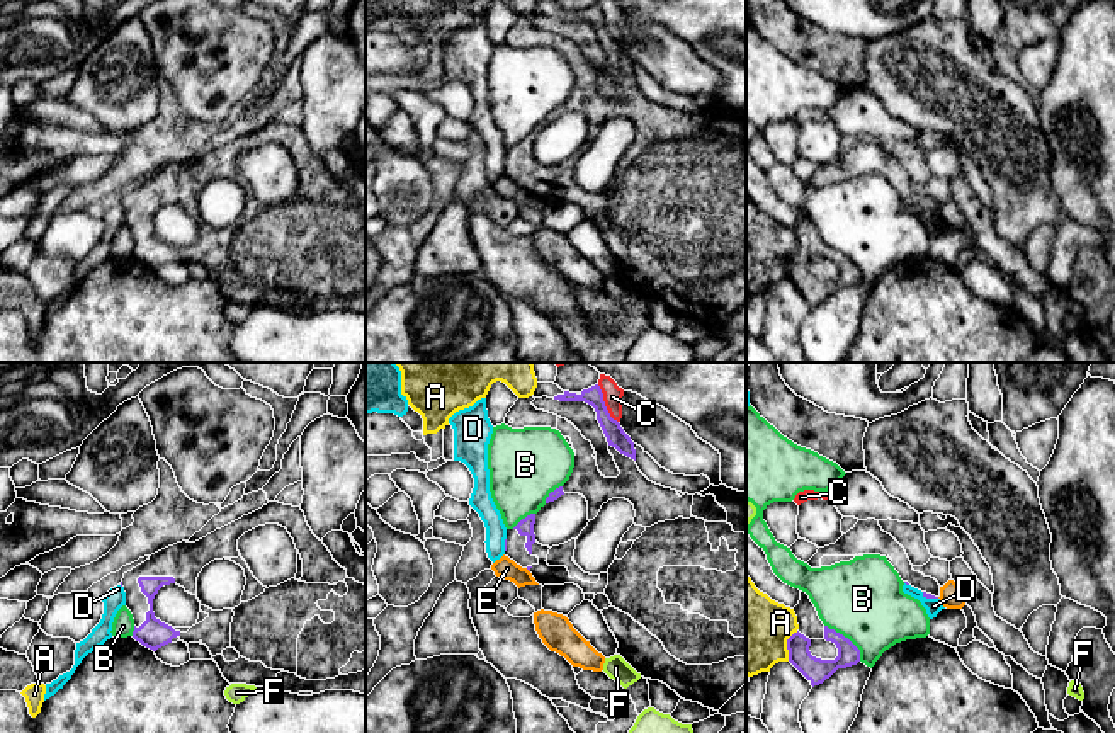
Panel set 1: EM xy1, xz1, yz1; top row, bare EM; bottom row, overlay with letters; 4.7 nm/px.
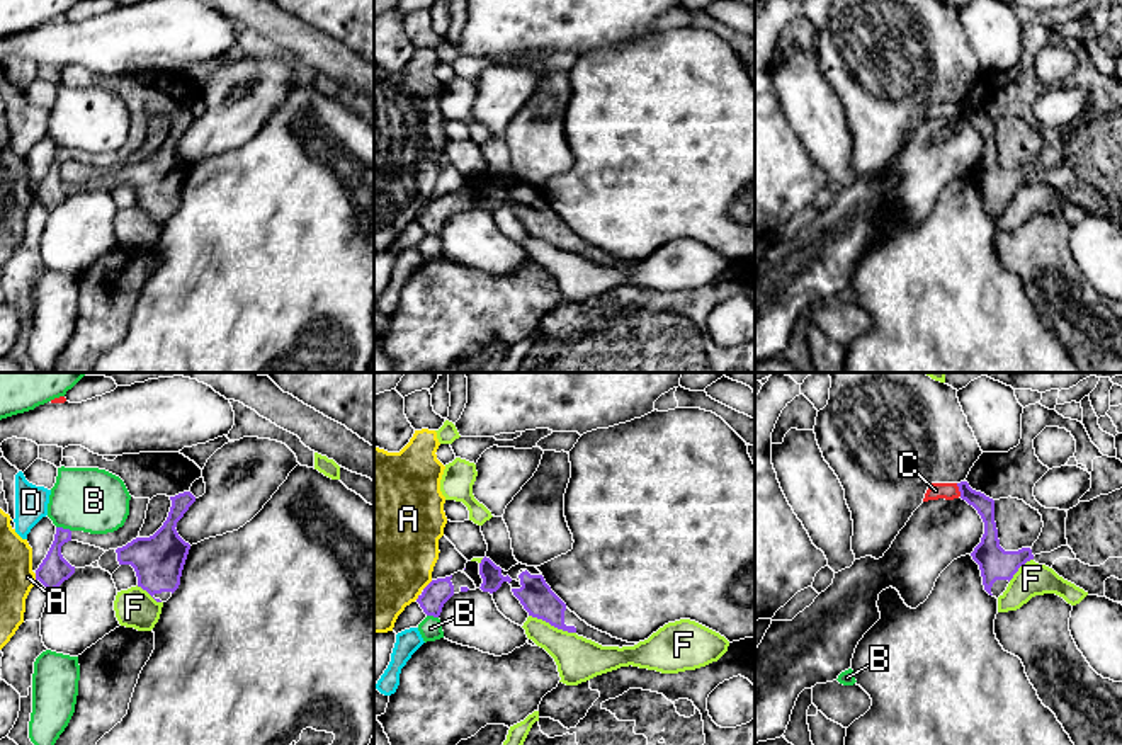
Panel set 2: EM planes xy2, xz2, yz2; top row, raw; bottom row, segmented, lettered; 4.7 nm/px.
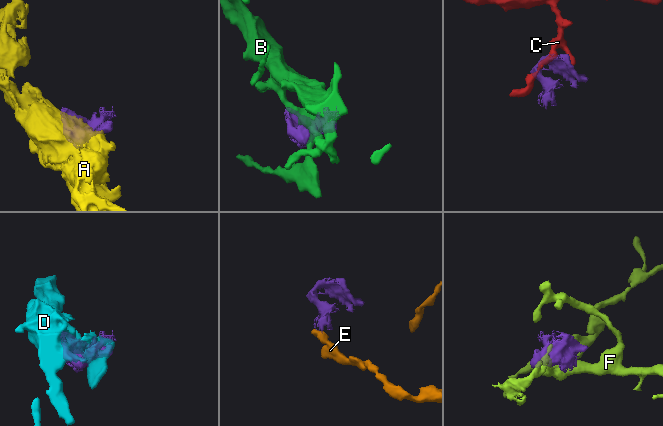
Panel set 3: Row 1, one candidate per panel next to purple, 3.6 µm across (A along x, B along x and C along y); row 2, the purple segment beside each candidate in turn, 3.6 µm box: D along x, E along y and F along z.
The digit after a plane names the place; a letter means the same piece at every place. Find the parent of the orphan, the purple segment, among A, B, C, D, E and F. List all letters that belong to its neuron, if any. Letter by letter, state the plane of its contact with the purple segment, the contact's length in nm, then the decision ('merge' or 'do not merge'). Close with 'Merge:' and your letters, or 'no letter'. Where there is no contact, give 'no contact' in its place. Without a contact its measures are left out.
A: contact in yz1; length 150 nm; do not merge
B: contact in yz1; length 240 nm; do not merge
C: contact in xz1; length 200 nm; do not merge
D: contact in yz1; length 90 nm; do not merge
E: no contact; do not merge
F: contact in xz2; length 240 nm; do not merge
Merge: no letter

